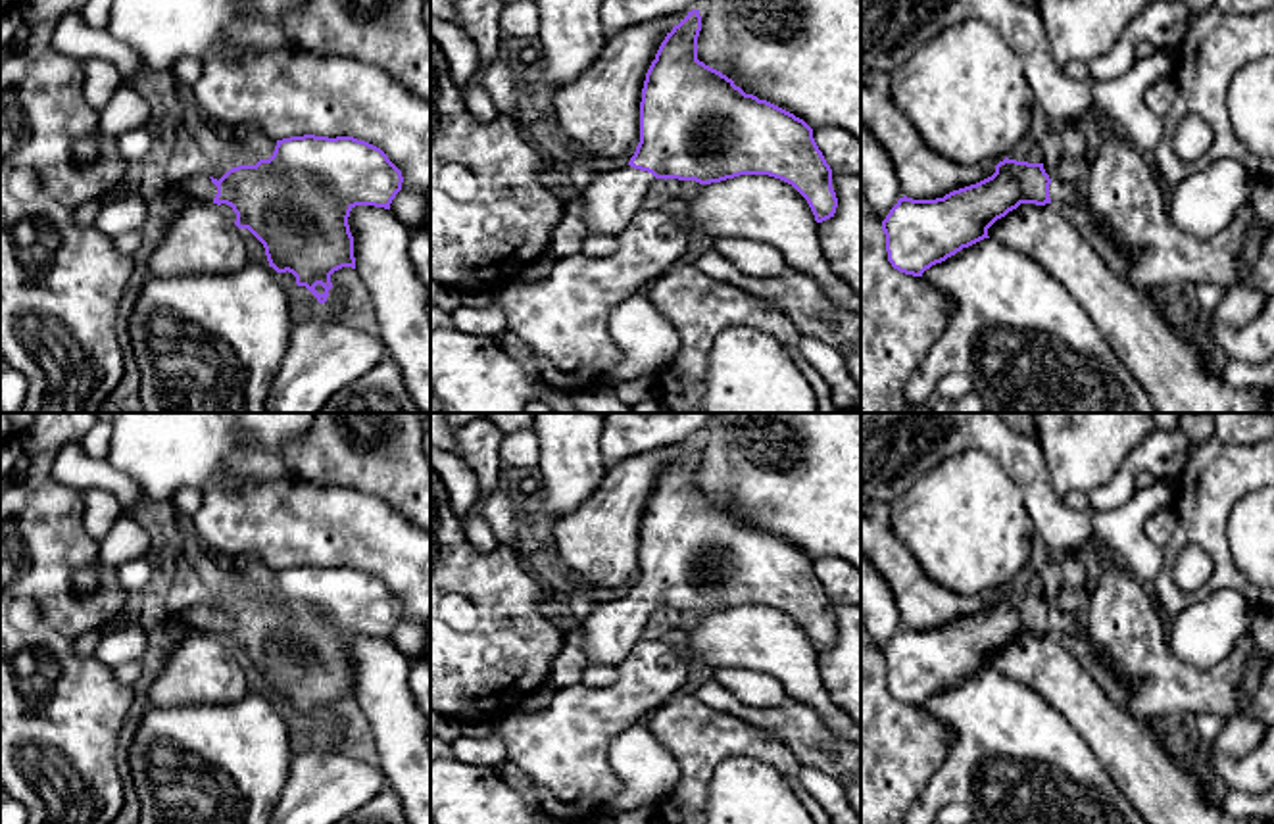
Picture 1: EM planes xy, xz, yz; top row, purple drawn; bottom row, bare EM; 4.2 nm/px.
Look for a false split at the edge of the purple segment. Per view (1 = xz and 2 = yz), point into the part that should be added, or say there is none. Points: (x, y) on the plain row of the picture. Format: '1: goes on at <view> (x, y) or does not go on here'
1: goes on at xz (613, 629)
2: goes on at yz (1061, 621)

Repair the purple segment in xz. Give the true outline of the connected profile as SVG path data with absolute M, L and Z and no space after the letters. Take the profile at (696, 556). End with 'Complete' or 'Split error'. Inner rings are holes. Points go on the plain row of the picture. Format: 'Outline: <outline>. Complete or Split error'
Outline: M699 440L667 463L651 492L640 532L640 572L630 592L617 601L596 603L580 622L588 665L619 666L644 640L655 609L721 613L740 605L769 605L792 615L809 634L815 651L834 647L838 628L832 599L819 580L813 559L794 544L753 524L698 490Z. Split error

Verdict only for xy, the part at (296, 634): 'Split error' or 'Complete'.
Split error

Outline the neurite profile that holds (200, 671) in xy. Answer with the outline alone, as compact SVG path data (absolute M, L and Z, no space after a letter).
M217 634L175 640L163 670L150 688L156 707L233 705L248 695L240 659Z

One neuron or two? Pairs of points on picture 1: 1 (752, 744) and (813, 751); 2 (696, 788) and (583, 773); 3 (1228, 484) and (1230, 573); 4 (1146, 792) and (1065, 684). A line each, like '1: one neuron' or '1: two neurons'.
1: two neurons
2: two neurons
3: one neuron
4: one neuron

